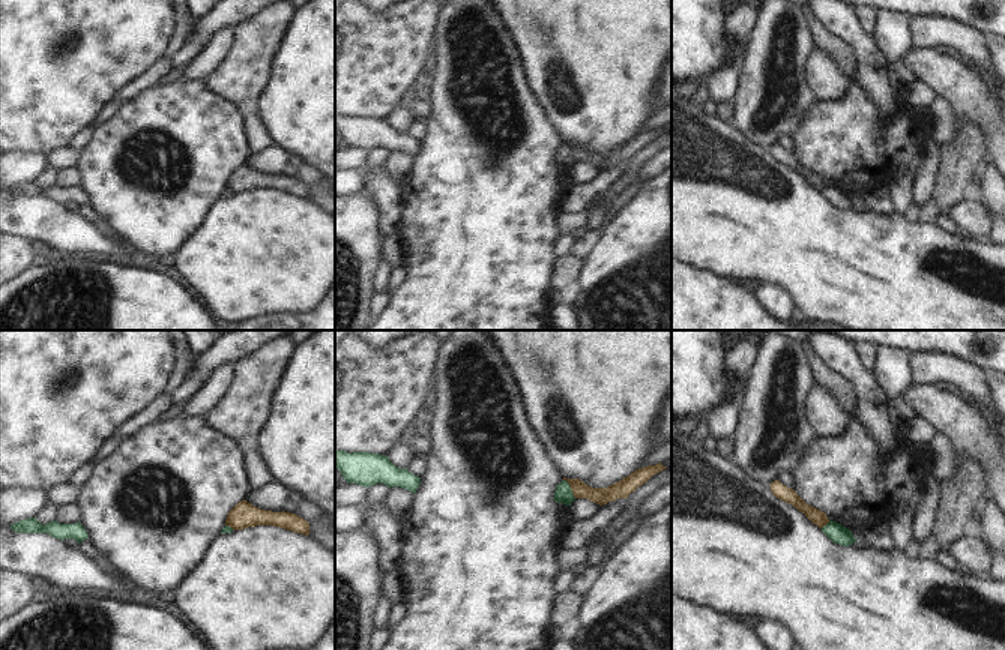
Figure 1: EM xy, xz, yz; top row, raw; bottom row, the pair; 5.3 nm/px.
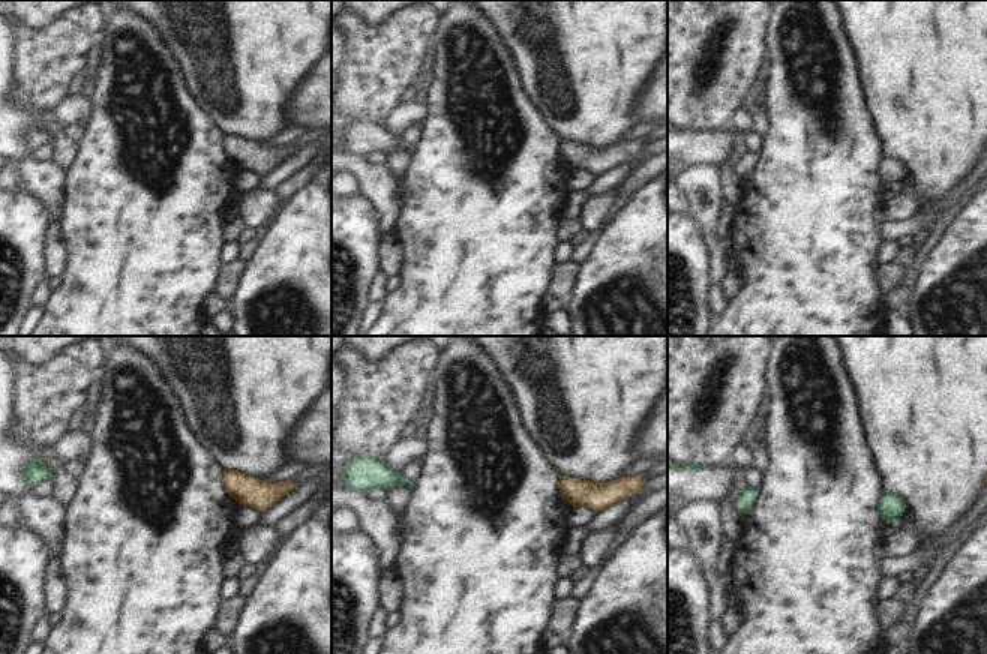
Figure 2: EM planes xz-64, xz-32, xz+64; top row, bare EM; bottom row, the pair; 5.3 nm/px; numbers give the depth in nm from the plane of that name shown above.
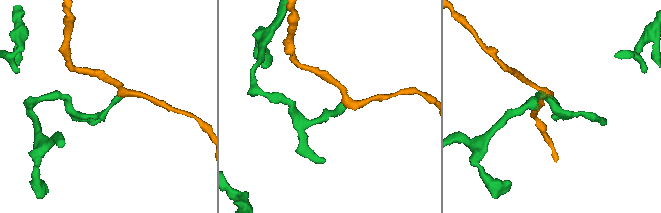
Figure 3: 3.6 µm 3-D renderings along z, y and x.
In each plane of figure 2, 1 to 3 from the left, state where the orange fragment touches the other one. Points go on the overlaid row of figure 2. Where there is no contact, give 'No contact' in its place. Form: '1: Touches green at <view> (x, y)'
1: No contact
2: Touches green at xz-32 (563, 495)
3: No contact

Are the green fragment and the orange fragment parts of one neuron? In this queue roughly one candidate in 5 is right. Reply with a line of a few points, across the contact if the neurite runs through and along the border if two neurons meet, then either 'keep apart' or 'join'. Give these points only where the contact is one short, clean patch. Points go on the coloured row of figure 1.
xz (564, 479), (576, 497) | keep apart

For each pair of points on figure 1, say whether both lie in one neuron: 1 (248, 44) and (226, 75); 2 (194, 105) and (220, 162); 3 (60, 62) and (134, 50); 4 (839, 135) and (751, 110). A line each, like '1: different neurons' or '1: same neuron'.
1: same neuron
2: same neuron
3: same neuron
4: different neurons

